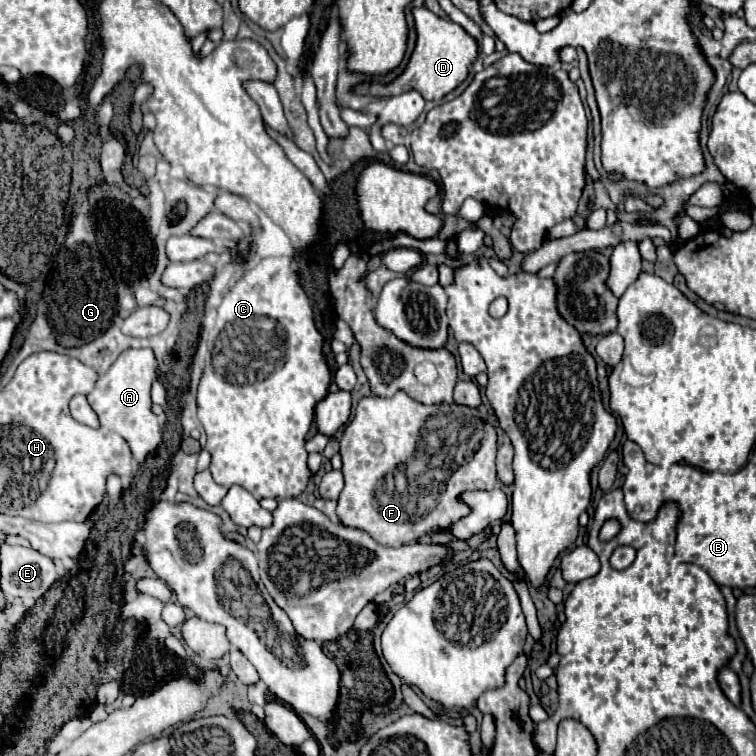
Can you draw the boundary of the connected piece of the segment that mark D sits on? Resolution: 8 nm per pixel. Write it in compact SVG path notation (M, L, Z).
M416 7L412 9L414 21L416 21L416 49L404 69L404 73L392 83L392 85L360 85L356 87L356 93L370 93L370 95L380 95L380 97L394 97L406 91L408 83L414 83L412 87L422 93L424 99L438 101L446 97L450 91L454 91L470 71L470 65L478 57L478 43L474 37L470 37L458 23L450 19L442 19L436 13L432 13L426 7Z

